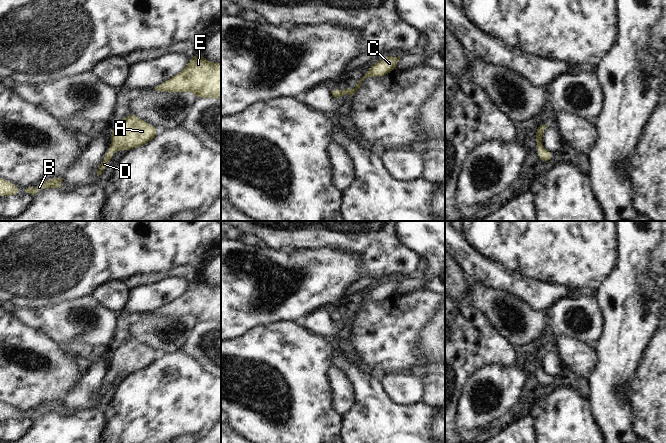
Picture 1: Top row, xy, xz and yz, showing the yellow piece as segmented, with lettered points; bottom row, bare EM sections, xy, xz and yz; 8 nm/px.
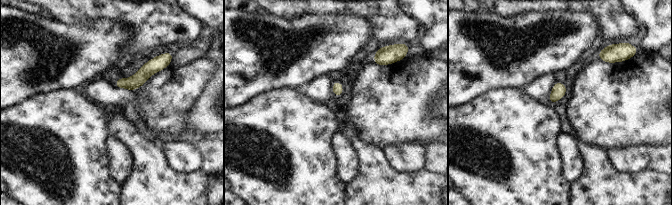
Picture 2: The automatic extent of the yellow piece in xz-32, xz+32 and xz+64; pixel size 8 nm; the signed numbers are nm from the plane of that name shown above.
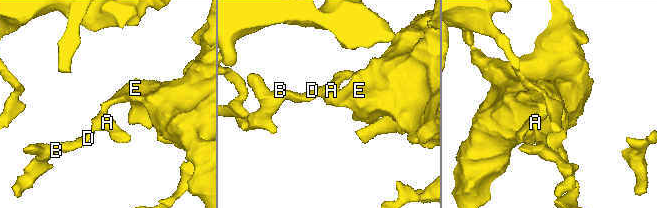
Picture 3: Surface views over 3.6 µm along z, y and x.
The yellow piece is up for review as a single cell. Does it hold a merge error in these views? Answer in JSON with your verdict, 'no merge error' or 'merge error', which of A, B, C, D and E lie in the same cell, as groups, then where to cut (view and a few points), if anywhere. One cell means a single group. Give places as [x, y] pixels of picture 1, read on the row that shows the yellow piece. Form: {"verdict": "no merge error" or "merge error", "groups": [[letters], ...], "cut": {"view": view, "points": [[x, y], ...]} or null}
{"verdict": "no merge error", "groups": [["A", "B", "C", "D", "E"]], "cut": null}

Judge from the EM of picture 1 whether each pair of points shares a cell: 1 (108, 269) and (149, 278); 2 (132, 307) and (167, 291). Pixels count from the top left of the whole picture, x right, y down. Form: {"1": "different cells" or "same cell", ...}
{"1": "different cells", "2": "same cell"}

